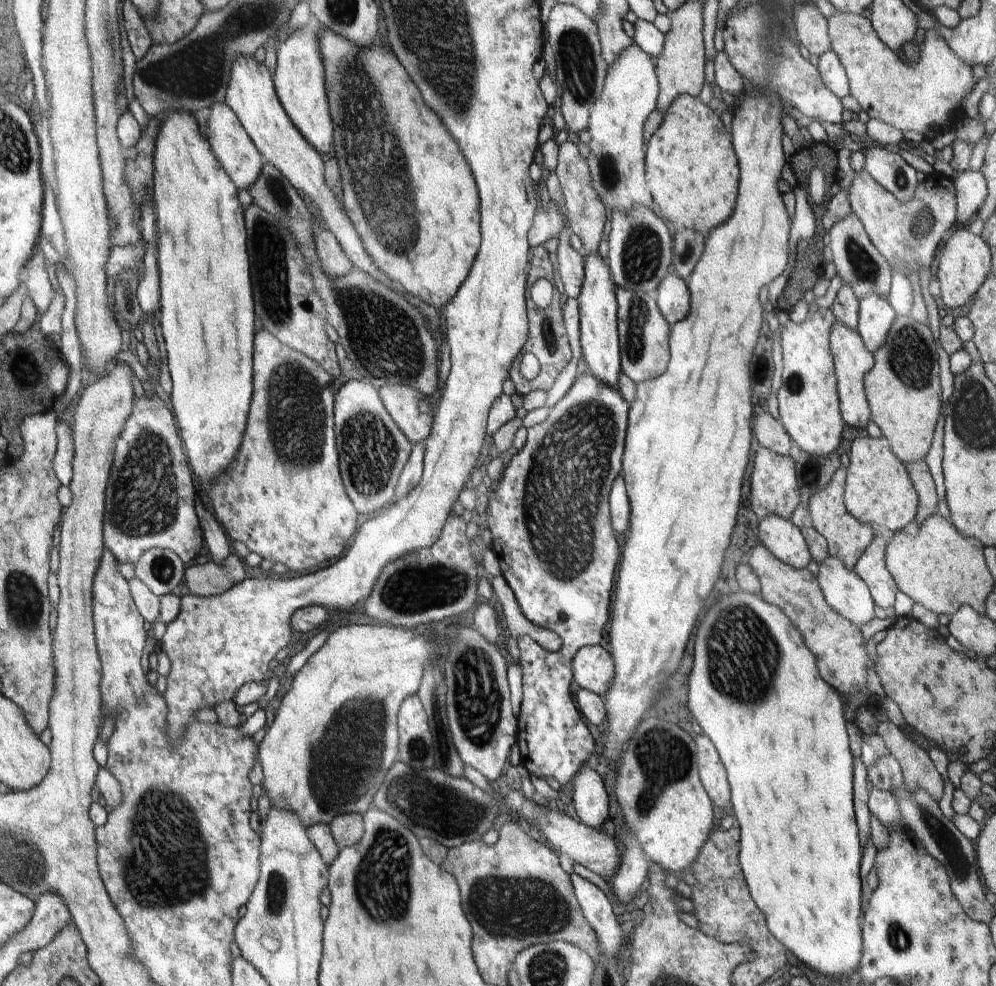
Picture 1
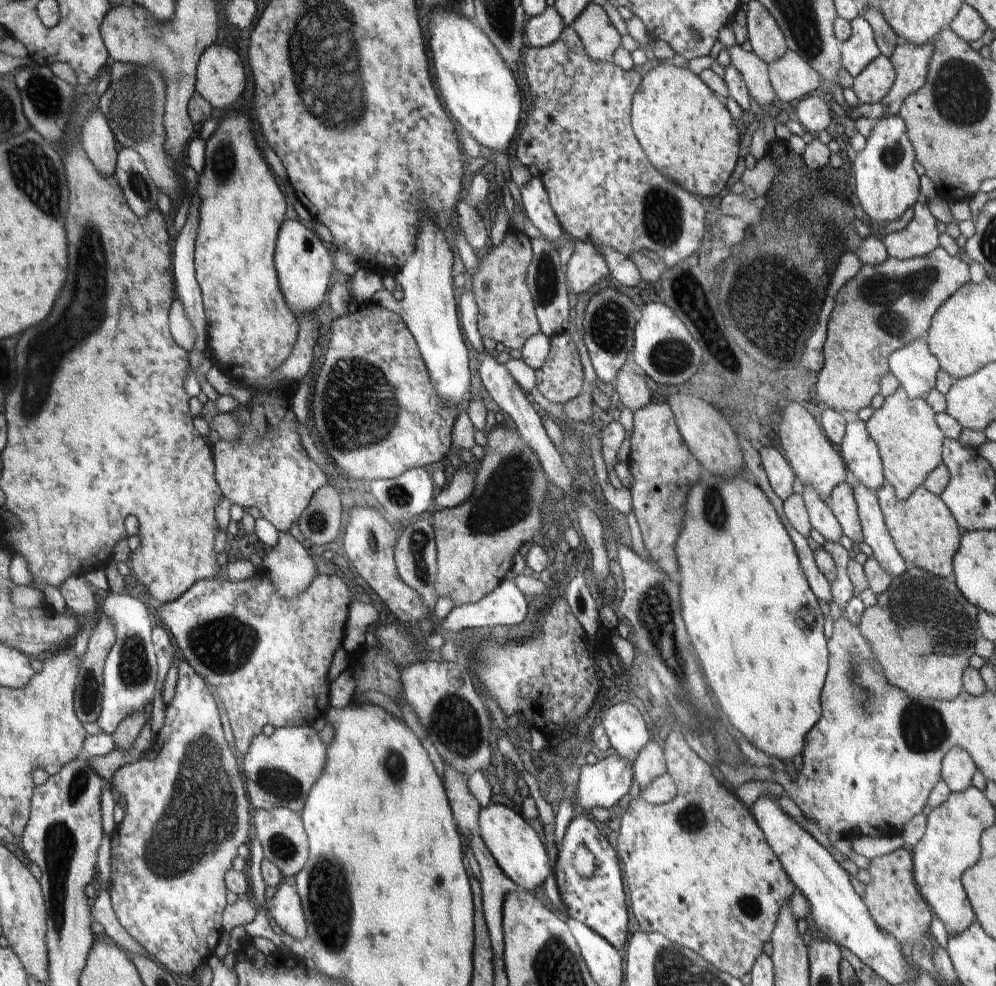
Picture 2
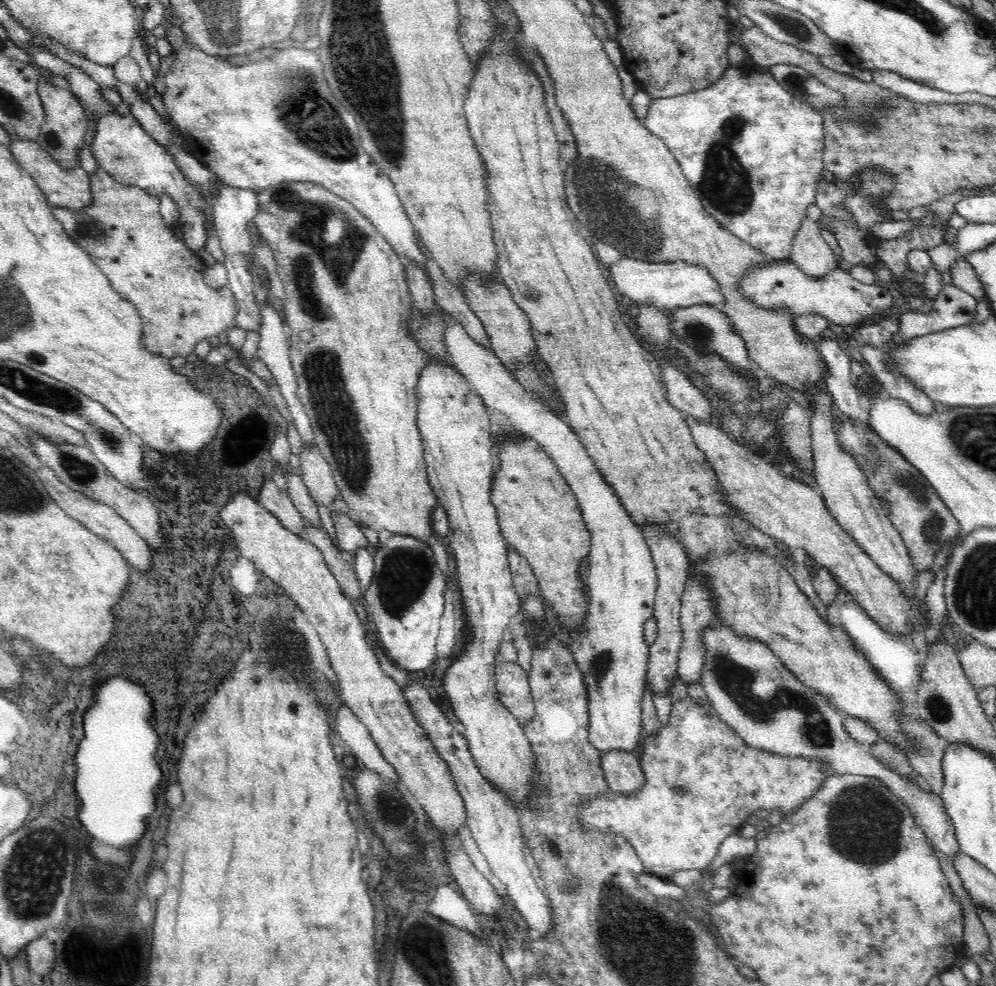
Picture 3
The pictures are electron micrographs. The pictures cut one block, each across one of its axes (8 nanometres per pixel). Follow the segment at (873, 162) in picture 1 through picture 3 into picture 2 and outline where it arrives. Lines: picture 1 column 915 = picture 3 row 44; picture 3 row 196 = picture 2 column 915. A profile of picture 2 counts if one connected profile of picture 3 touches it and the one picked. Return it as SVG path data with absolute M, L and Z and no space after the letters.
M925 336L891 352L887 358L889 374L903 386L909 400L919 400L927 396L937 382L937 372L941 370L935 356L929 352Z

